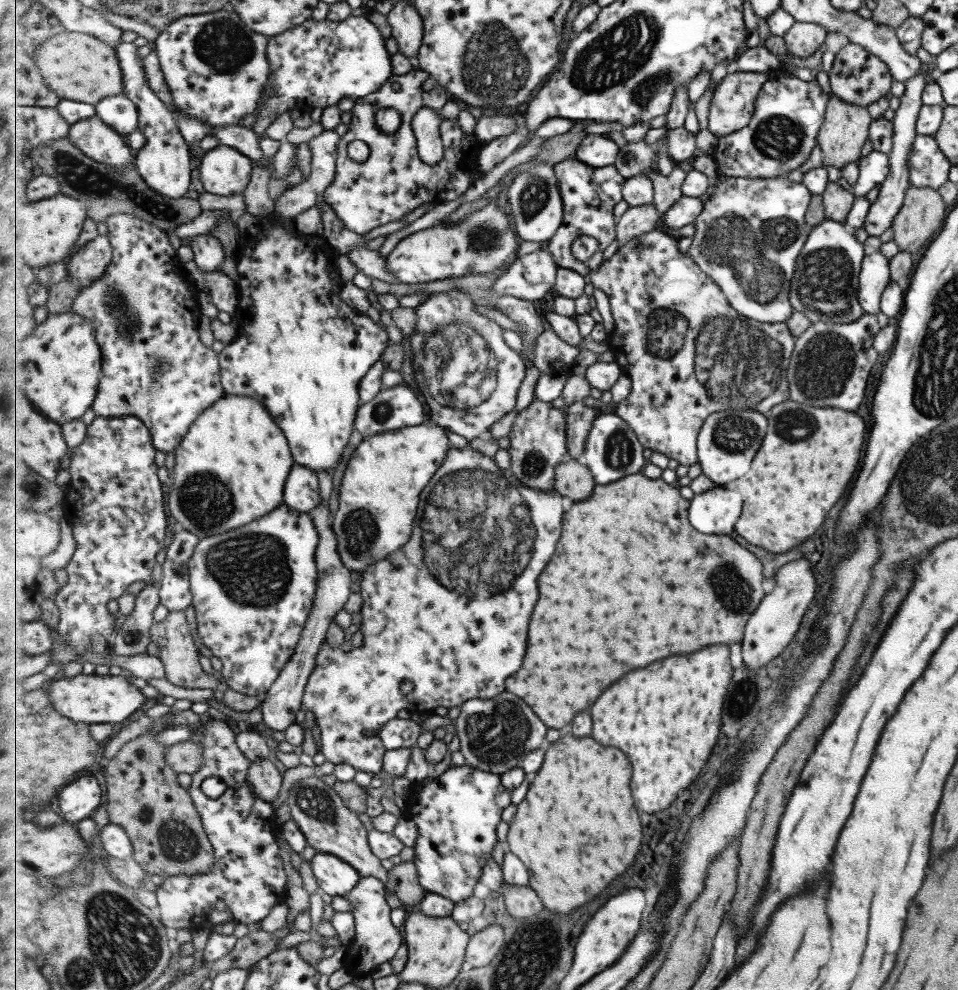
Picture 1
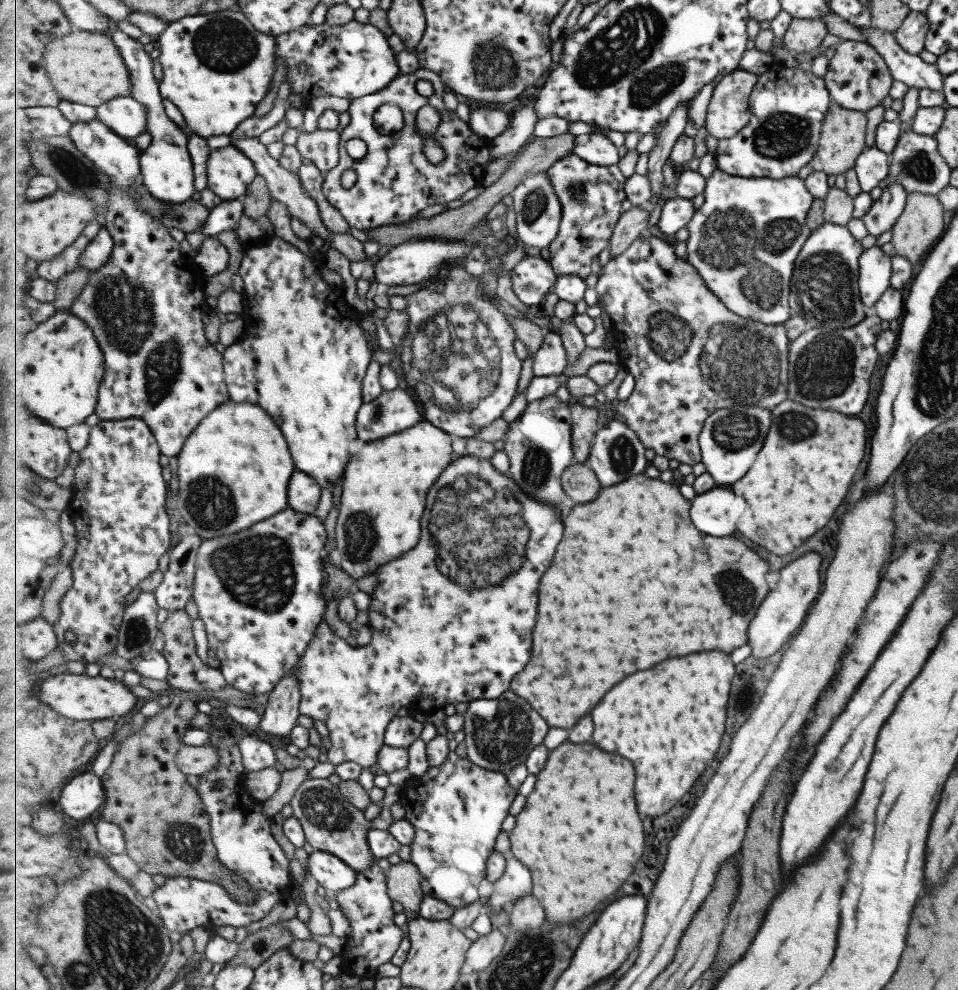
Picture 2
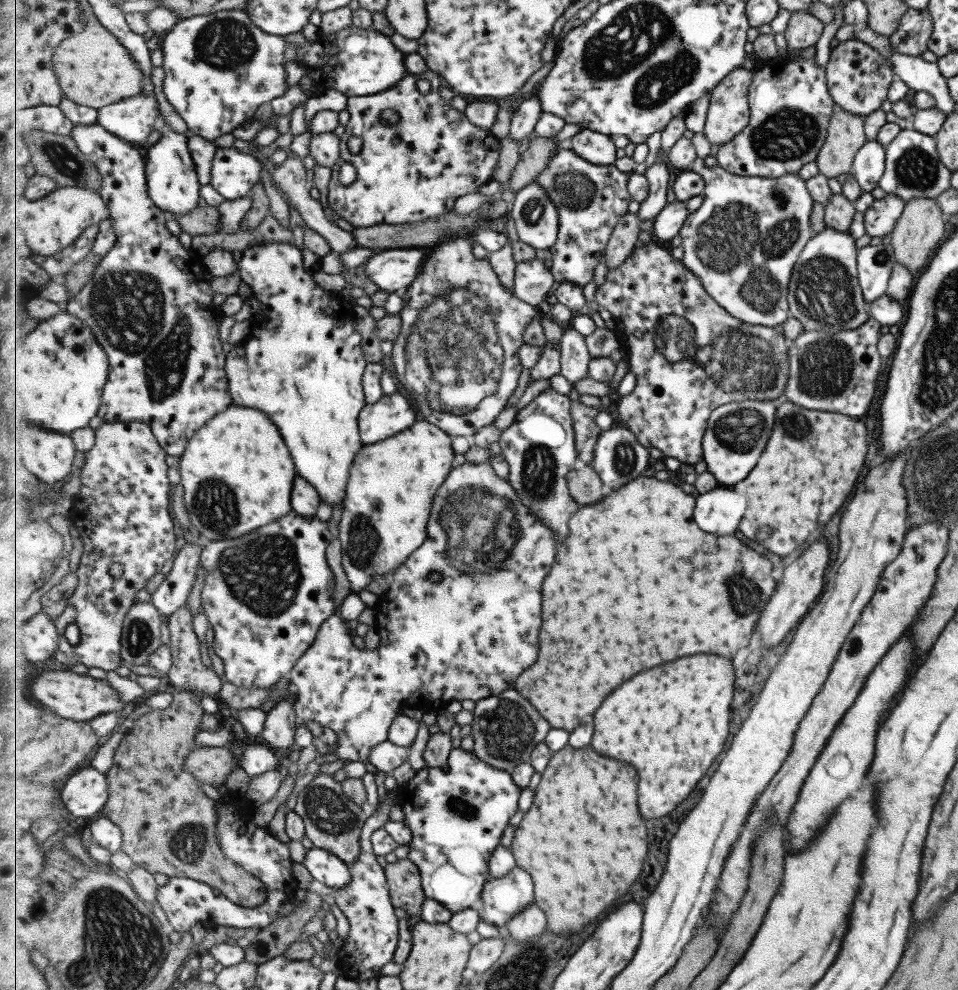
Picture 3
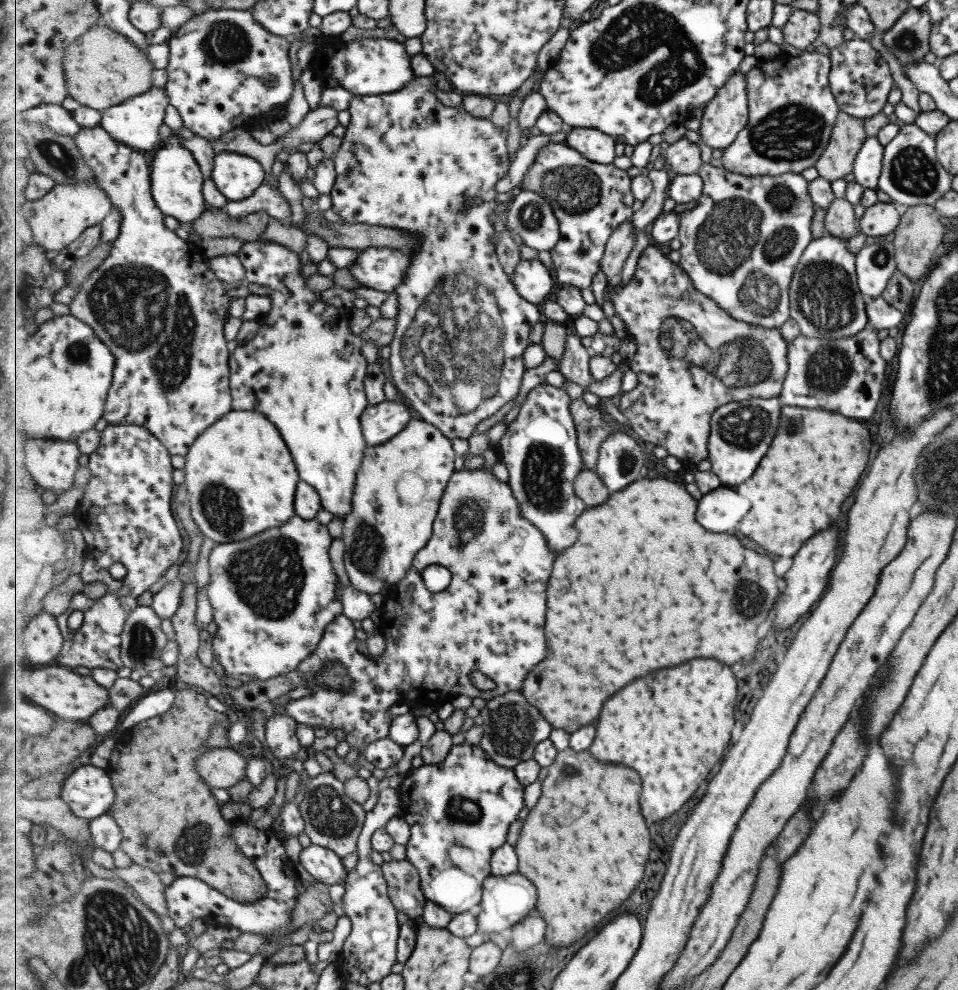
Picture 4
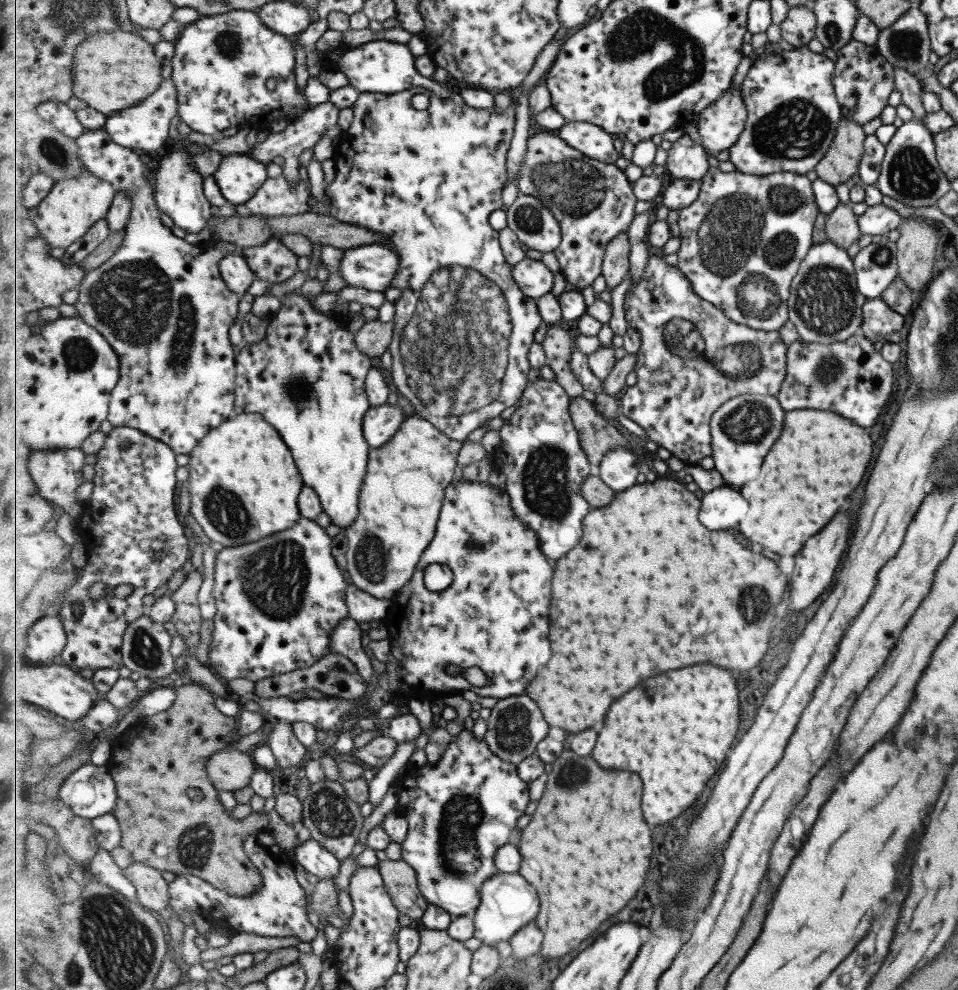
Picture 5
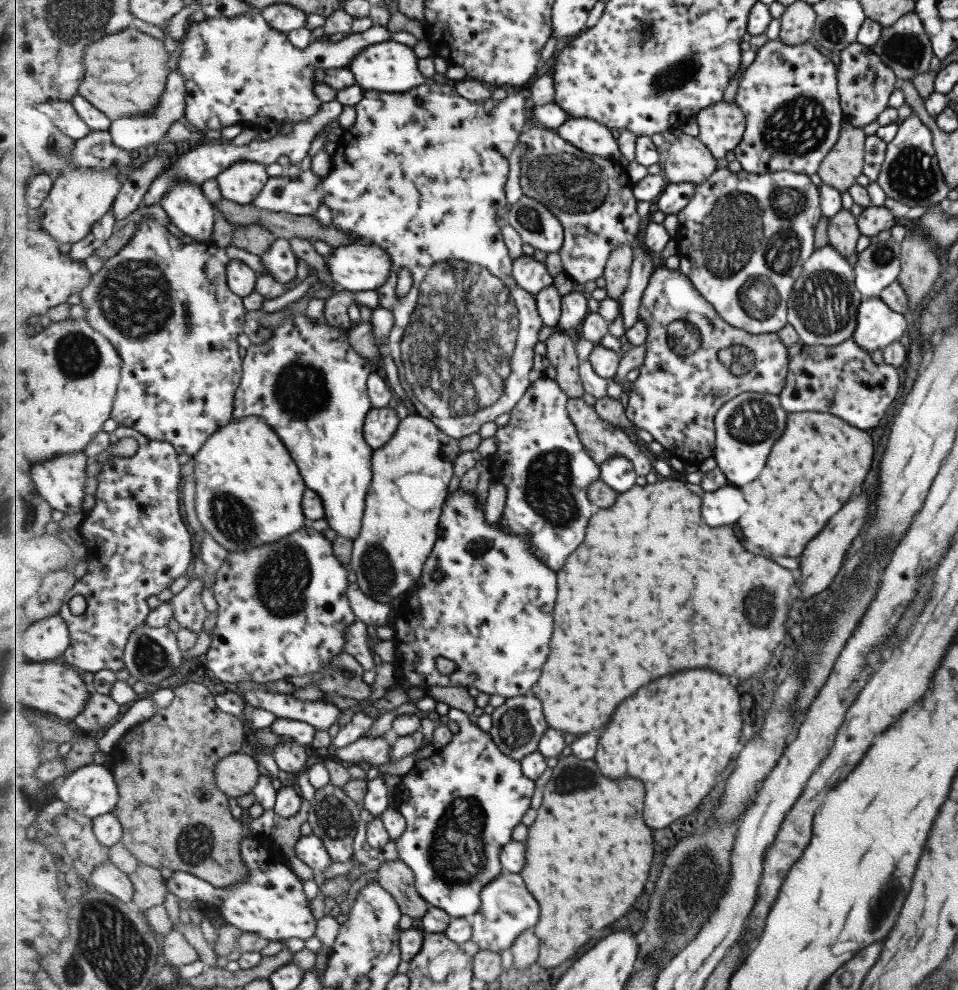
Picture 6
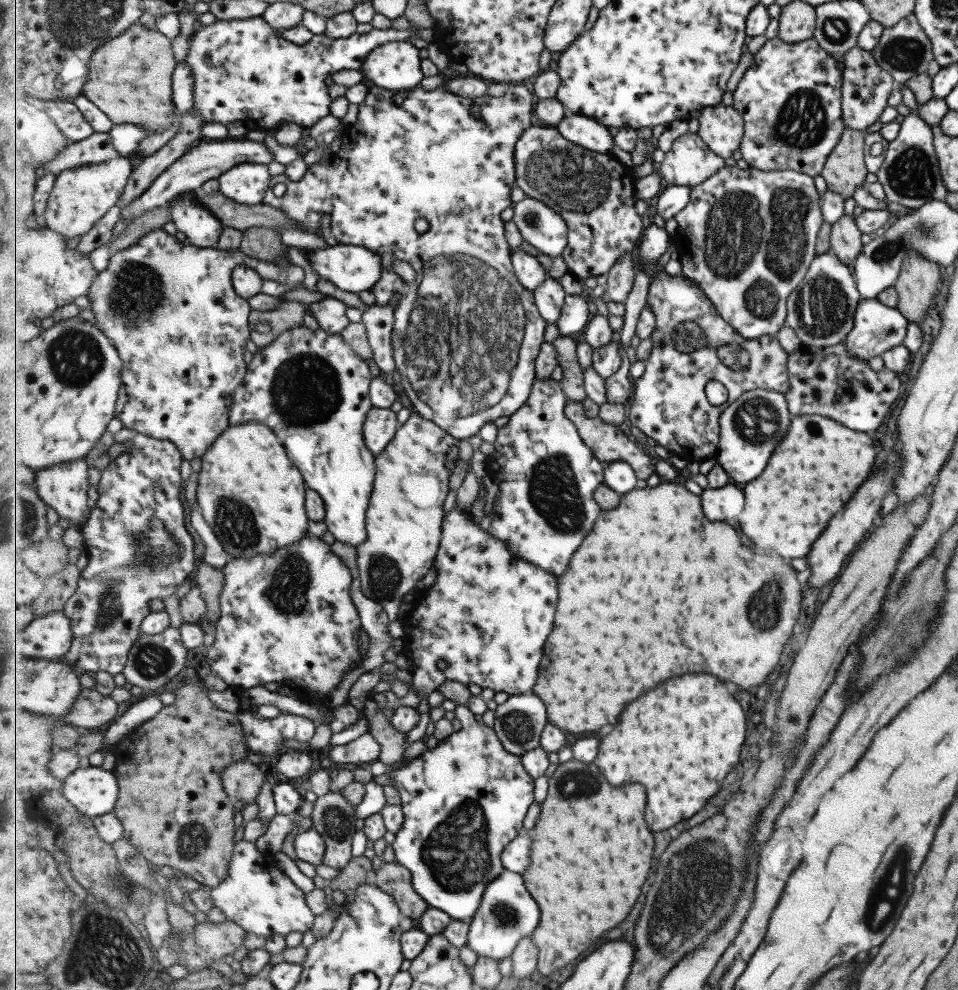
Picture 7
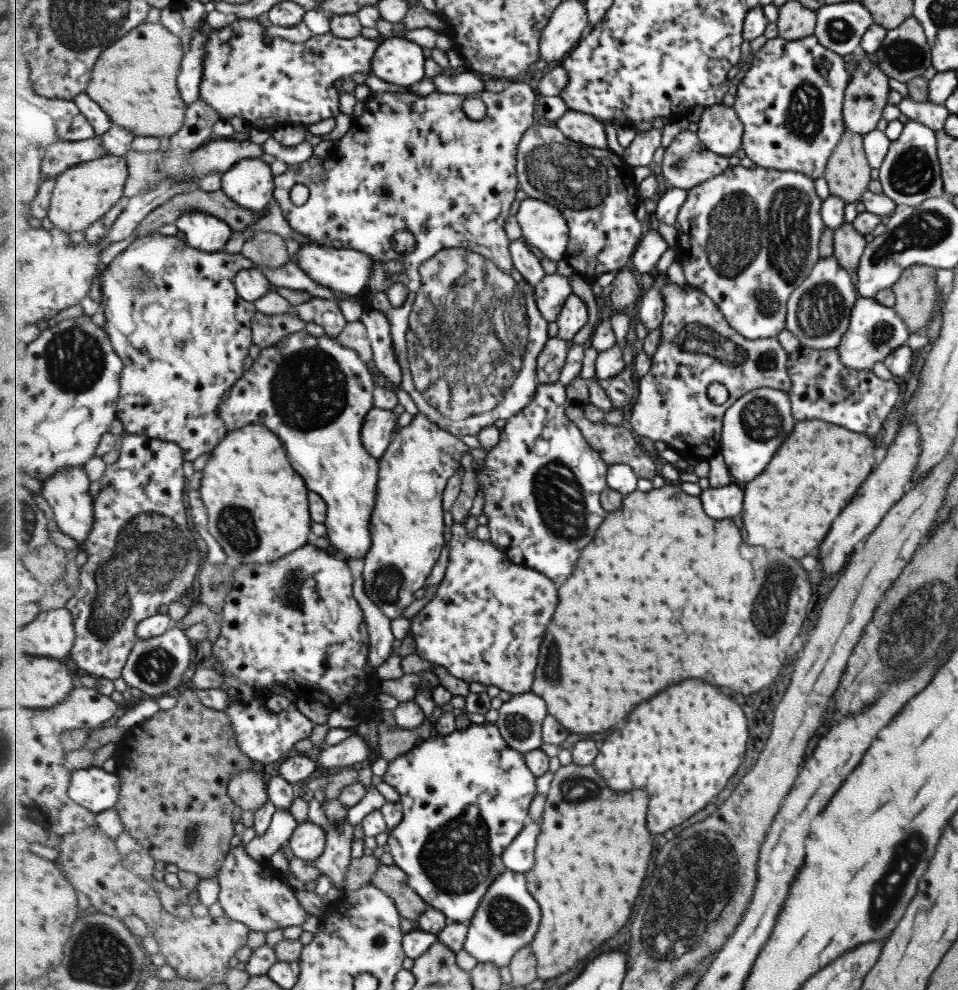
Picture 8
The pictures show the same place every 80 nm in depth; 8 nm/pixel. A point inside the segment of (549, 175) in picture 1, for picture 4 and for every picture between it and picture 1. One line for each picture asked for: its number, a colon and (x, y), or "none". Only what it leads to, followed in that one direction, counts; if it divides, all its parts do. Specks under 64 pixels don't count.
2: (539, 212)
3: (537, 219)
4: (529, 214)

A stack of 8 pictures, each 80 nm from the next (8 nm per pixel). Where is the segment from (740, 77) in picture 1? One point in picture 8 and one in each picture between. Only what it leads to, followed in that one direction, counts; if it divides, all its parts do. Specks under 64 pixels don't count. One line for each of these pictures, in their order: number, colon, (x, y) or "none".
2: (730, 111)
3: (729, 114)
4: (725, 116)
5: (720, 126)
6: (722, 126)
7: (722, 127)
8: (720, 129)

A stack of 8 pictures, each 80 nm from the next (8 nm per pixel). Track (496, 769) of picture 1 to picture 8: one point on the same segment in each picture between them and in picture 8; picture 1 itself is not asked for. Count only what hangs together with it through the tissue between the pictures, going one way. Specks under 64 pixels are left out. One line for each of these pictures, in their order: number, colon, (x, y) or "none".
2: (500, 733)
3: (506, 728)
4: (513, 728)
5: (516, 726)
6: (518, 725)
7: (519, 722)
8: (521, 719)

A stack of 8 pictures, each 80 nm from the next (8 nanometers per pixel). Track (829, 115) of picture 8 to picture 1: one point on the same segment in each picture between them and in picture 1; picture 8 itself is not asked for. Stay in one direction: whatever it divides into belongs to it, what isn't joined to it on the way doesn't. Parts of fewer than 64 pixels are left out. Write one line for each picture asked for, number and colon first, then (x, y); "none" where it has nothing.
1: (789, 112)
2: (788, 104)
3: (790, 106)
4: (792, 108)
5: (792, 110)
6: (788, 94)
7: (789, 97)

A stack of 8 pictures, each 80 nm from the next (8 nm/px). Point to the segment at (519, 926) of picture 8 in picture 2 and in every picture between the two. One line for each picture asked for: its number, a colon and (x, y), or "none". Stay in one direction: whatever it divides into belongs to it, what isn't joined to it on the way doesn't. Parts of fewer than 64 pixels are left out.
2: (517, 882)
3: (503, 898)
4: (507, 900)
5: (509, 902)
6: (508, 909)
7: (508, 913)

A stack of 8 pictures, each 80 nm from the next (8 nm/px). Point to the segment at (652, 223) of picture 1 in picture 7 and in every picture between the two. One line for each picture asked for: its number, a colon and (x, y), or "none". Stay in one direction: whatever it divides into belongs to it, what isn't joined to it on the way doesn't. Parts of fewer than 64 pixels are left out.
2: (634, 222)
3: (624, 239)
4: (620, 245)
5: (617, 259)
6: (617, 273)
7: (621, 278)

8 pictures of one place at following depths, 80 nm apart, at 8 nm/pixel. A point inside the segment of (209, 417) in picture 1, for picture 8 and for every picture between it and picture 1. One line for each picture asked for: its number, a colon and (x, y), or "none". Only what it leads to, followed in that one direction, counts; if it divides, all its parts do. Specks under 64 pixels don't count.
2: (234, 472)
3: (252, 471)
4: (226, 504)
5: (244, 485)
6: (249, 492)
7: (252, 494)
8: (259, 511)

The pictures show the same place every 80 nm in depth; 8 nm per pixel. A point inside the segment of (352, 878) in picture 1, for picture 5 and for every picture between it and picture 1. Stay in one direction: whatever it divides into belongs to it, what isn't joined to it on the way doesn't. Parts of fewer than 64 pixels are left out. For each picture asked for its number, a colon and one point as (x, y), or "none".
2: (330, 871)
3: (326, 867)
4: (324, 864)
5: (312, 855)

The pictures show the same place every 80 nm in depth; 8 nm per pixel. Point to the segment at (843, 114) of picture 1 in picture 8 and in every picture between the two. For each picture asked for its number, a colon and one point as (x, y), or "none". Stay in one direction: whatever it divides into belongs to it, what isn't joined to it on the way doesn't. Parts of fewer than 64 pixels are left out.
2: (841, 140)
3: (844, 136)
4: (836, 161)
5: (839, 163)
6: (841, 166)
7: (844, 170)
8: (847, 174)

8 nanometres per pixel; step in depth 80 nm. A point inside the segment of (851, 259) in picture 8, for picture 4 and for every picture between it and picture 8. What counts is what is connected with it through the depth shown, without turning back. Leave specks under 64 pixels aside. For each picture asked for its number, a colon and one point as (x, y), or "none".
4: (839, 219)
5: (840, 227)
6: (841, 230)
7: (844, 241)

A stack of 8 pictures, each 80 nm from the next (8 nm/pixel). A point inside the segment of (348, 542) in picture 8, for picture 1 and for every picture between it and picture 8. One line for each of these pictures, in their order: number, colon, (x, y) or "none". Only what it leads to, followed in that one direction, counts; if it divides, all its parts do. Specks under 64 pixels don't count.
1: (301, 351)
2: (304, 356)
3: (303, 364)
4: (304, 370)
5: (308, 376)
6: (308, 381)
7: (311, 387)

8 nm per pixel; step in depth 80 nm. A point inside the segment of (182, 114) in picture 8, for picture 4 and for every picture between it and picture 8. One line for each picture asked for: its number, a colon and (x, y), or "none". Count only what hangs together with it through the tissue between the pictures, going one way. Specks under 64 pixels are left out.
4: (105, 68)
5: (115, 70)
6: (127, 73)
7: (131, 79)

